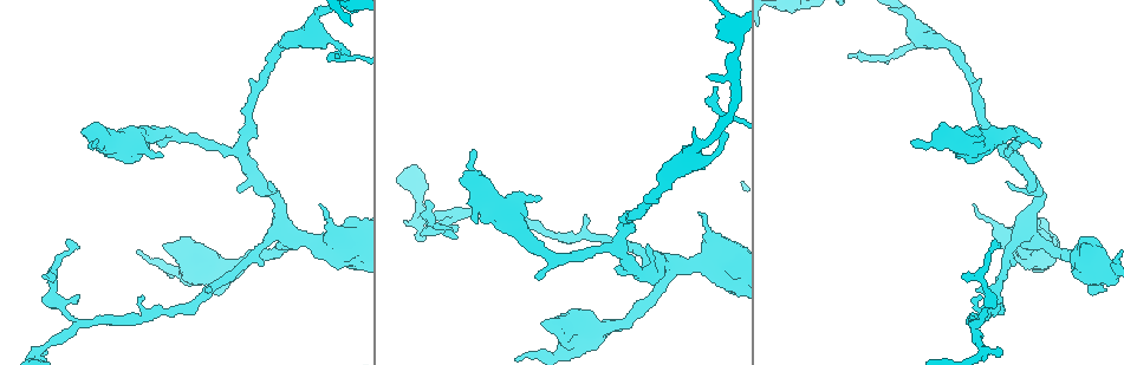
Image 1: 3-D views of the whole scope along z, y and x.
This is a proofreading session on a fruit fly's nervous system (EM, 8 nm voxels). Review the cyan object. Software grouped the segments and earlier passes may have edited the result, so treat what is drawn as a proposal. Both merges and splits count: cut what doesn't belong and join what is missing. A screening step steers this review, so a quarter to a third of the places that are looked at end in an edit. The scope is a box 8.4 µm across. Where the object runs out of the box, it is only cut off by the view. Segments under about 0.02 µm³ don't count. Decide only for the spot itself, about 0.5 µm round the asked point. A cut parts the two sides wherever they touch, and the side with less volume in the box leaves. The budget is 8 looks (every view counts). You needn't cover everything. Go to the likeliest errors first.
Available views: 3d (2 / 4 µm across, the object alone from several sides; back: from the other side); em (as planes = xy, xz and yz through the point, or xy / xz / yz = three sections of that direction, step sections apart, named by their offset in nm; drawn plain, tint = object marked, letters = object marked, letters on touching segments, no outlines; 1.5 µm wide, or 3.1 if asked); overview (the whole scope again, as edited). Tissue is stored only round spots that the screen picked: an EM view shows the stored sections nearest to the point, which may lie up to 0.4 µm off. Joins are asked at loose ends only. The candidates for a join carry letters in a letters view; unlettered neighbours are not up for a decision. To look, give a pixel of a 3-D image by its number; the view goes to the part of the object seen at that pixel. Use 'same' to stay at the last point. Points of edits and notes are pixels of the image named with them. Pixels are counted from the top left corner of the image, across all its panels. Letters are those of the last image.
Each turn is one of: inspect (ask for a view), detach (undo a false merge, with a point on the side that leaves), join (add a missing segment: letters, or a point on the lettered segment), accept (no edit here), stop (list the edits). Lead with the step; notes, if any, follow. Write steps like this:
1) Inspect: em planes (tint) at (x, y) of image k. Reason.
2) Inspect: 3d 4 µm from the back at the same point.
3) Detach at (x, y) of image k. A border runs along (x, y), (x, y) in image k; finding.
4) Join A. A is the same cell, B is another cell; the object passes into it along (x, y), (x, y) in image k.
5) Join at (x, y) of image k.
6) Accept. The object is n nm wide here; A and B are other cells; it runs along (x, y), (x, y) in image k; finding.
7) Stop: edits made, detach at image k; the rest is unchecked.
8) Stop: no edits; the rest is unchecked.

Inspect: 3d 4 µm at (985, 137) of image 1. Stops while still wide.

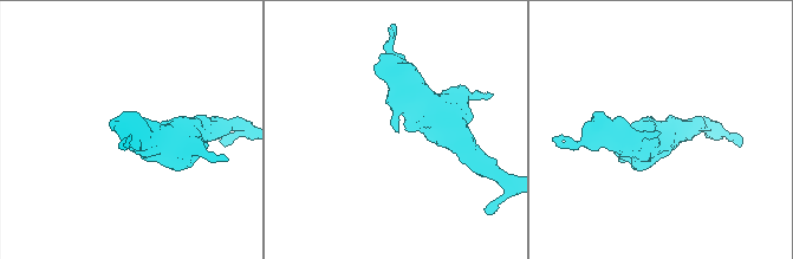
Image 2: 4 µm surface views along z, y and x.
Inspect: em planes (plain) at (398, 133) of image 2. Shape alone is not enough.

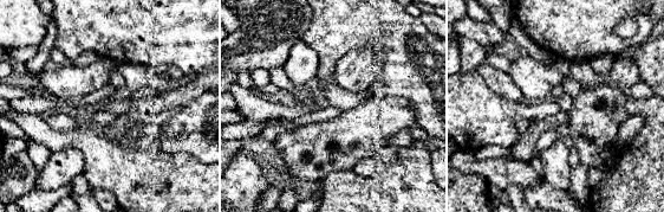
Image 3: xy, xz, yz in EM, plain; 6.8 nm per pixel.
Inspect: em planes (letters) at the same point. What lies round it.

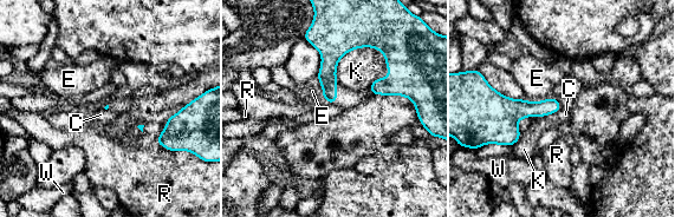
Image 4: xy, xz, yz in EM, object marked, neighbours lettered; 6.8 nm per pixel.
Accept. C, E, K, R and W are other cells; it runs along (310, 39), (378, 47), (404, 92) in image 4; no lettered segment goes on from it.

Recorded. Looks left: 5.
Inspect: 3d 2 µm at (637, 249) of image 1. Sudden change in width.

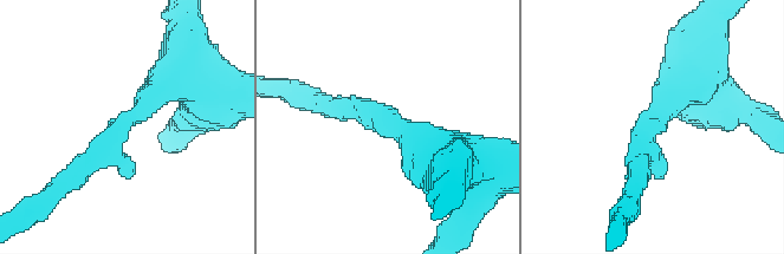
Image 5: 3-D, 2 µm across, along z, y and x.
Inspect: em planes (tint) at (122, 128) of image 5. Now the EM.

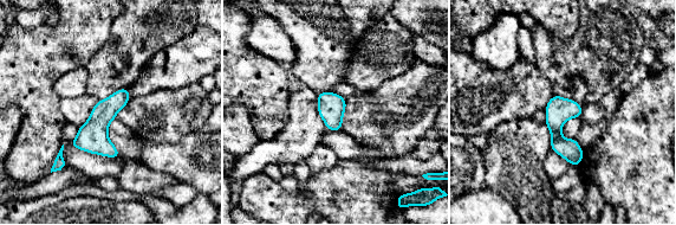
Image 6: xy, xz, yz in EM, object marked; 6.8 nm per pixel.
Inspect: em planes (letters) at the same point.

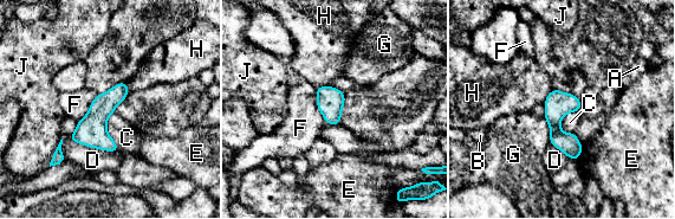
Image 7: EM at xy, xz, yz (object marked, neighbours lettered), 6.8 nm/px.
Accept. A, B, C, D, E, F, G, H and J are other cells; the arms are 180, 440 nm wide; continuous, no second neuron.

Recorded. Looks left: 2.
Stop: no edits; the rest is unchecked.

